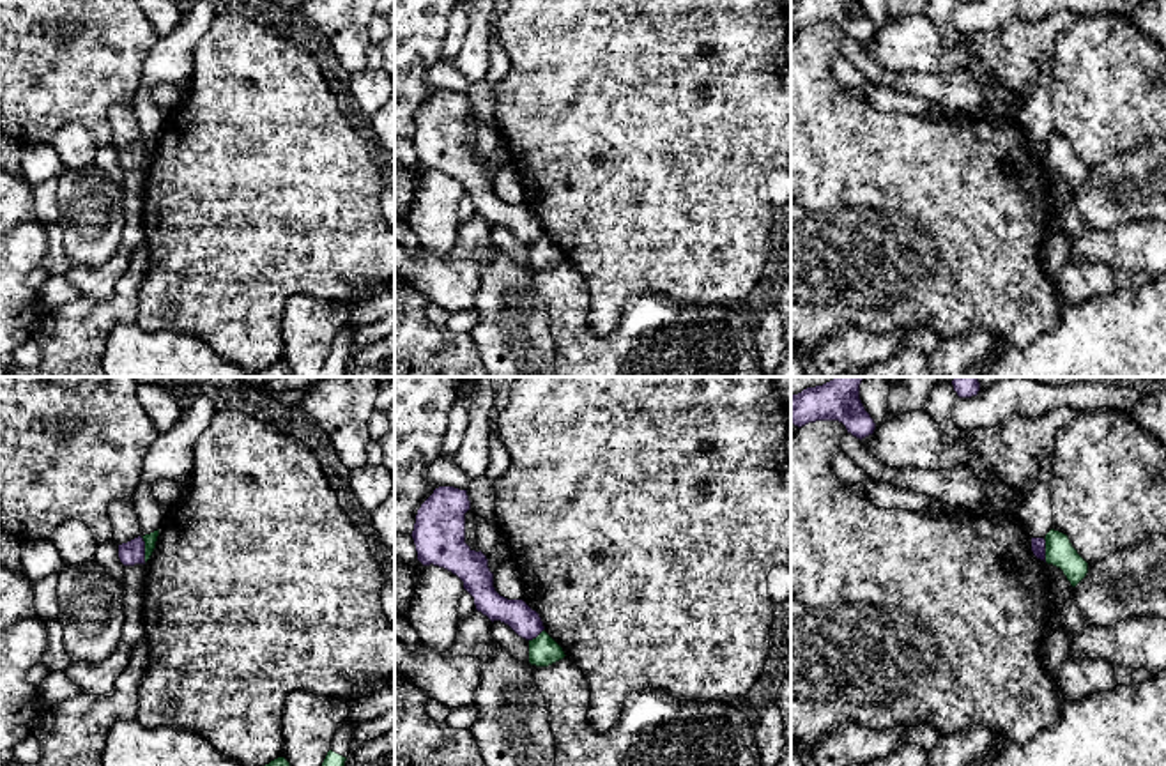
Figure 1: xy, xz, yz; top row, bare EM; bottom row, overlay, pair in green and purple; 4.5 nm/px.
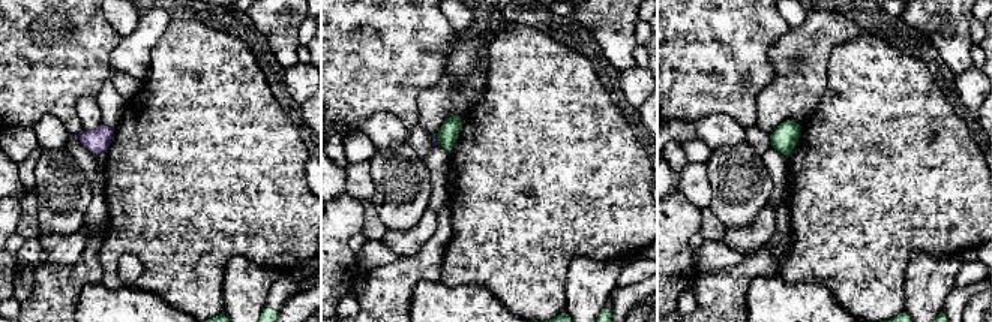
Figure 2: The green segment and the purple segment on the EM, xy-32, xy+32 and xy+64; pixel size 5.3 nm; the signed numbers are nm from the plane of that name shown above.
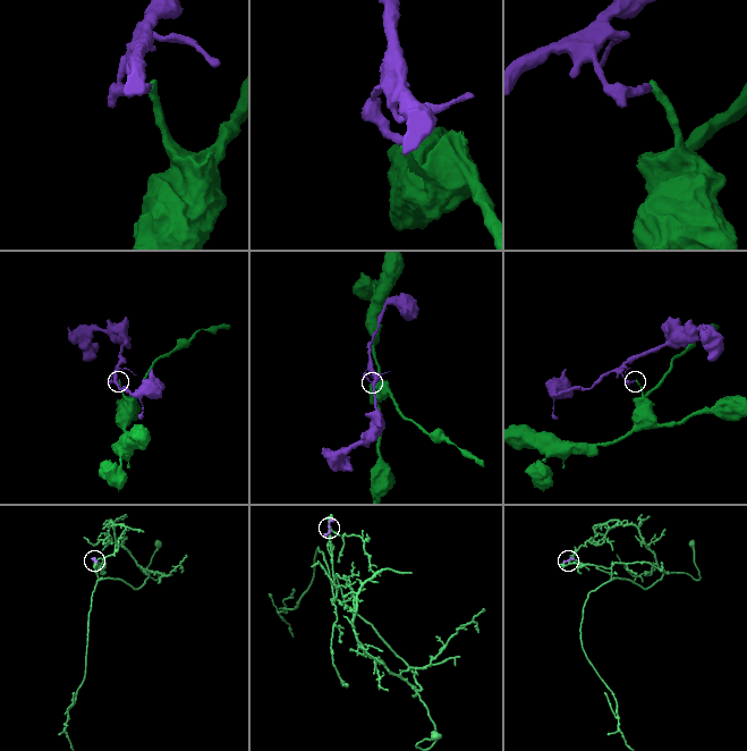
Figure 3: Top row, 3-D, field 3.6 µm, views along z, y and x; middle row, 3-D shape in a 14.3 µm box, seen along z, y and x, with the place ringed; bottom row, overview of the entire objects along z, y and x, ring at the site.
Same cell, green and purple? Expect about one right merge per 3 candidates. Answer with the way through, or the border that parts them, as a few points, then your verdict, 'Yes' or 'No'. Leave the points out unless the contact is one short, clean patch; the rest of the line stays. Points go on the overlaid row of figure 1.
Boundary: xy (140, 536), (145, 547), (145, 561). No

